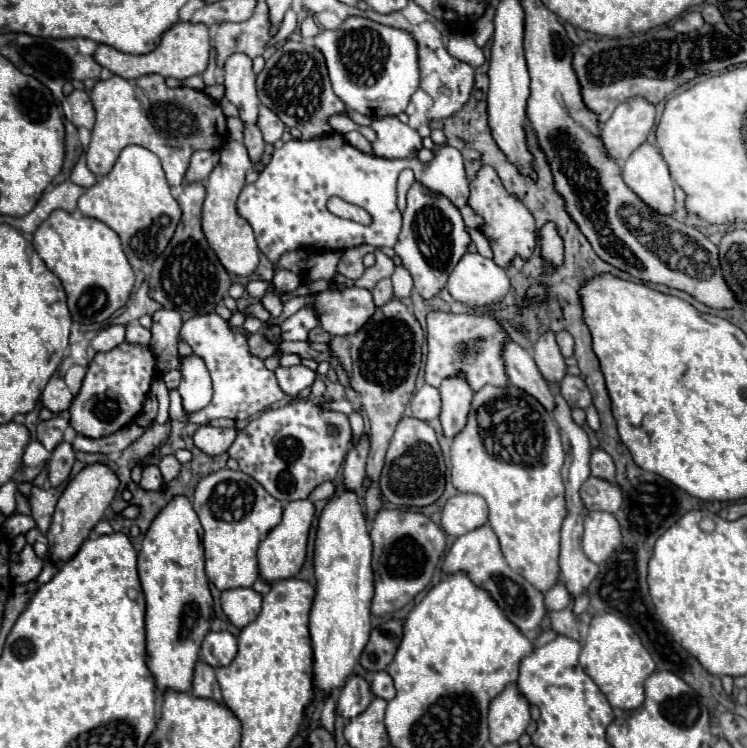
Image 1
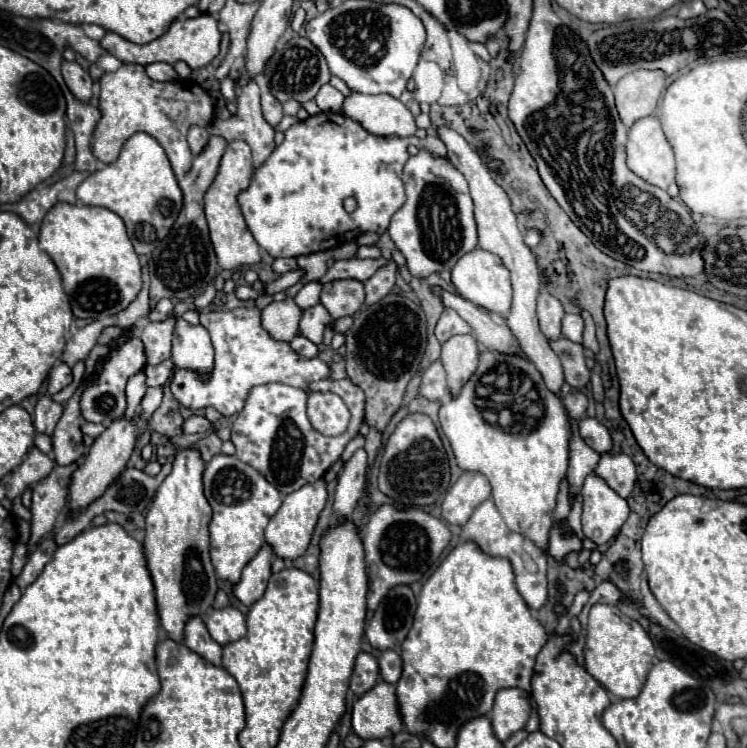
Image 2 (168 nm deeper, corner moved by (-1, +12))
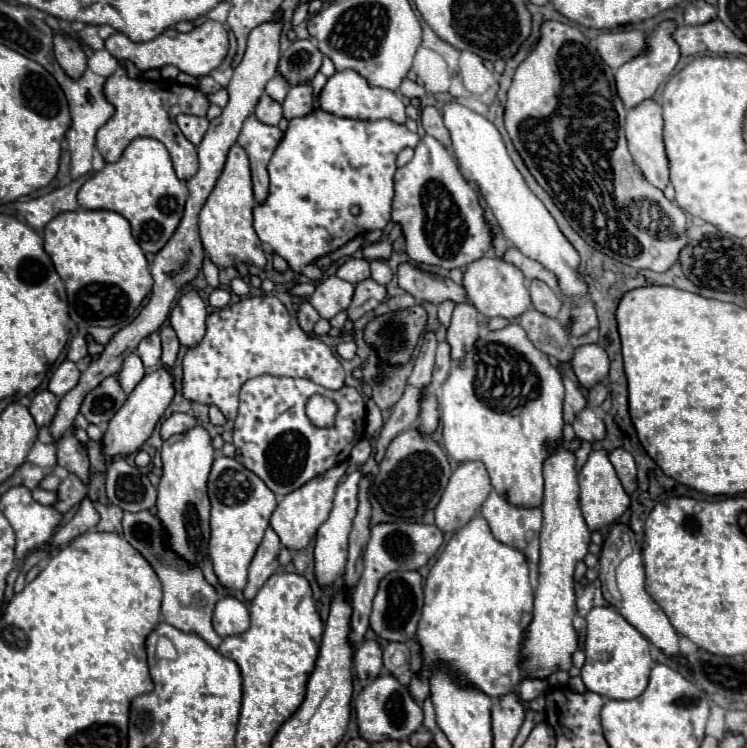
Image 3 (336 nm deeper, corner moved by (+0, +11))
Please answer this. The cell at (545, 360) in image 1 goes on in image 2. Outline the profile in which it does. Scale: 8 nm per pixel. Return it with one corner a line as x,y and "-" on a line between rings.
541,292
537,298
537,316
539,316
539,326
541,326
543,336
549,342
559,340
561,338
561,320
565,316
561,302
555,296

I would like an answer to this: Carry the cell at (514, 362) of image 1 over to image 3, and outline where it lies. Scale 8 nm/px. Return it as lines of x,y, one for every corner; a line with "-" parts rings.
400,263
398,265
398,285
410,293
418,303
442,303
446,299
450,301
466,301
466,293
462,285
456,285
452,279
422,271
414,267
412,263

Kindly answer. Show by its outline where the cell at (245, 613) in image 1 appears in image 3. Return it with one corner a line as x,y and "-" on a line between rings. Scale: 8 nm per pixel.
272,527
266,529
264,539
250,563
250,573
248,573
248,585
244,589
244,597
246,599
254,599
256,593
260,591
260,587
270,579
270,575
274,575
280,567
278,563
278,551
280,551
282,543
276,535
276,531

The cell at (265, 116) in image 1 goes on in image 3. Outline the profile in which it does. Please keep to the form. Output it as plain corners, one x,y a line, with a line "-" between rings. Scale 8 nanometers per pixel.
262,95
256,105
256,117
266,125
278,125
278,121
282,119
282,105
268,95

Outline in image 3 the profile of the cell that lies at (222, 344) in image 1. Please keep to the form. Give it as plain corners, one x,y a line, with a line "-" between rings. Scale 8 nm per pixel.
274,295
246,297
234,305
228,305
220,311
214,311
206,319
206,335
204,339
188,349
184,357
184,379
182,379
182,395
194,403
216,405
226,415
226,419
234,419
238,415
238,393
244,381
258,375
278,375
278,377
306,377
326,389
342,389
344,387
344,369
334,357
332,349
322,343
318,337
308,337
296,317
288,313
288,309

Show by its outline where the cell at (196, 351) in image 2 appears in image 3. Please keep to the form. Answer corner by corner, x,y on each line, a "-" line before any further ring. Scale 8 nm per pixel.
188,291
178,299
176,307
170,311
170,325
182,345
192,347
200,337
204,337
206,315
206,305
198,291

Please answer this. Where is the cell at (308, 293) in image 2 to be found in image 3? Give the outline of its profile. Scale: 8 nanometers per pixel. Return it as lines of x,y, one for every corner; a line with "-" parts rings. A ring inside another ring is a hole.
322,109
290,119
268,165
268,201
254,207
254,229
260,241
284,257
292,271
311,280
321,279
323,272
318,267
317,274
305,274
316,259
340,249
356,235
388,225
396,155
418,141
418,133
390,119
344,119
-
352,205
360,207
358,217
350,213

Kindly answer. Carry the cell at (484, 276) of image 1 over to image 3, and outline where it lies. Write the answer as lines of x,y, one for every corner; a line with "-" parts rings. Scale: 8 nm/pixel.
482,257
480,261
474,261
472,265
468,265
464,271
464,289
466,289
468,301
472,301
472,305
476,305
476,309
488,319
490,317
516,319
530,307
532,303
530,293
528,293
528,287
522,283
524,283
522,271
498,257

